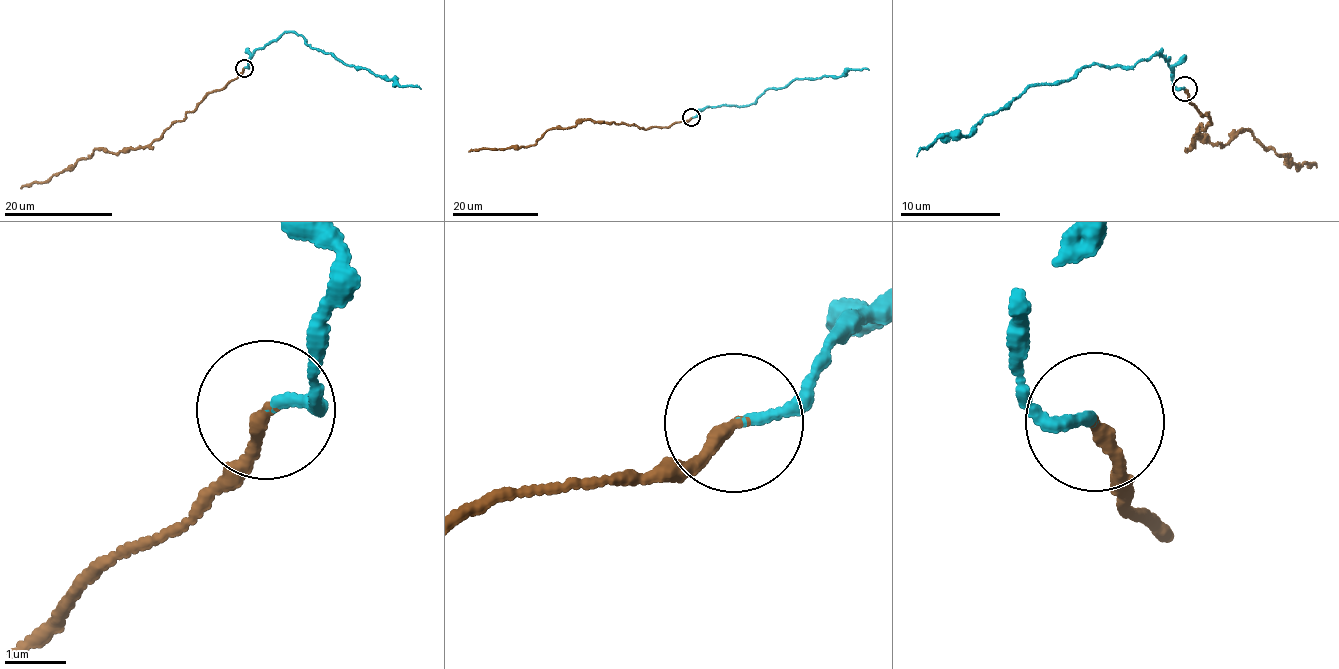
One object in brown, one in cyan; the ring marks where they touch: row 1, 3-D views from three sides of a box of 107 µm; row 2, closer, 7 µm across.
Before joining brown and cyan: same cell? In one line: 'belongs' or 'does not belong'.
belongs

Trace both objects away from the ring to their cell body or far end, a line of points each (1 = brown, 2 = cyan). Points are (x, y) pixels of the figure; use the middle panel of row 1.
1: (692, 118), (647, 129), (634, 124), (581, 120), (574, 126), (552, 128), (535, 144), (525, 147), (468, 151)
2: (692, 118), (703, 108), (752, 104), (767, 89), (783, 88), (796, 79), (838, 77), (849, 69), (868, 69)

